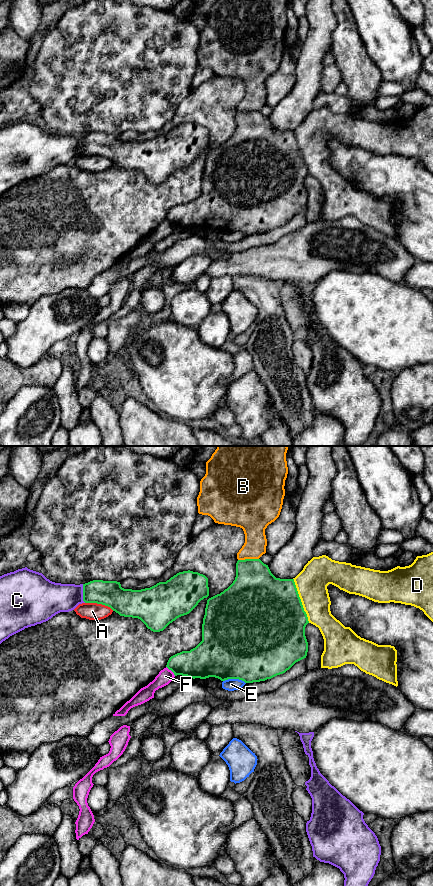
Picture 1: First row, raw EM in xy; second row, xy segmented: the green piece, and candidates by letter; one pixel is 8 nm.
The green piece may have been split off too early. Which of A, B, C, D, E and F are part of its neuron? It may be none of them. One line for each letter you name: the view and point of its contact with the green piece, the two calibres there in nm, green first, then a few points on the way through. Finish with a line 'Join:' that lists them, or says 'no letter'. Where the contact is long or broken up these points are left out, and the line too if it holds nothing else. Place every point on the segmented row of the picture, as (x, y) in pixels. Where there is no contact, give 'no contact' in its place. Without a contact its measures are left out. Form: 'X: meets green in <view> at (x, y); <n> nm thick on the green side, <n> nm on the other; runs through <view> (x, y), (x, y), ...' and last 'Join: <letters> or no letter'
Join: no letter

